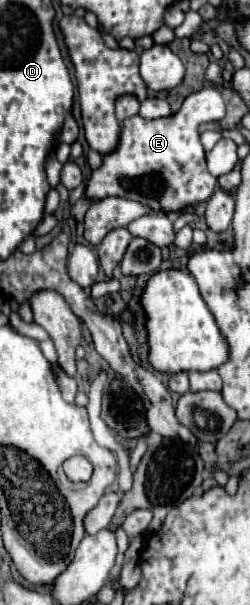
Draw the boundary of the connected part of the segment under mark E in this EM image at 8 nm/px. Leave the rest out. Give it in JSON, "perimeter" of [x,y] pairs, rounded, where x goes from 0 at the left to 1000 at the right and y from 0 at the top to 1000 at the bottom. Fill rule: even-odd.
{"perimeter":[[[816,144],[736,164],[712,187],[672,193],[584,200],[560,190],[488,200],[480,233],[448,253],[408,256],[408,273],[368,283],[344,302],[344,329],[396,331],[420,326],[488,326],[552,332],[608,345],[608,352],[720,352],[744,342],[784,342],[840,329],[868,294],[824,279],[824,255],[792,210],[824,200],[872,200],[896,193],[904,174],[864,144]],[[568,299],[652,299],[652,306],[528,306]]]}

